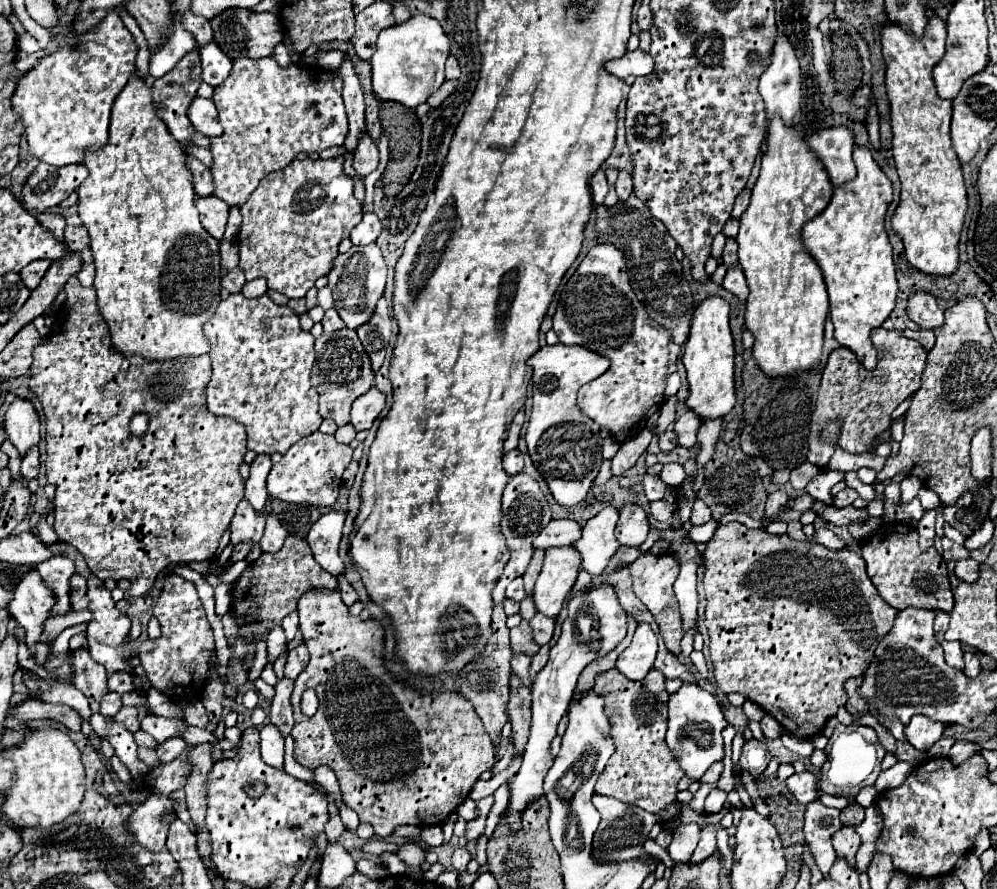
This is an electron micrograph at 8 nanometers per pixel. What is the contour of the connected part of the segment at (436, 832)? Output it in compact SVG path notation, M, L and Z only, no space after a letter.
M434 825L434 827L426 827L422 829L422 835L420 839L429 847L438 847L443 843L443 832L440 825Z

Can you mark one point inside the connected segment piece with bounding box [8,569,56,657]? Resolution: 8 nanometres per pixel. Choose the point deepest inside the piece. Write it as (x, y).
(33, 600)

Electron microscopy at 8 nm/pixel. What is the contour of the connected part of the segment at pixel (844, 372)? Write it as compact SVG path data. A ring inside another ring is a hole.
M874 329L872 343L878 351L878 365L874 371L866 371L856 355L846 349L838 347L830 353L826 369L822 373L822 385L818 395L818 405L812 415L810 423L810 451L808 461L826 469L836 445L850 451L850 453L864 453L870 449L872 439L878 433L884 433L892 425L892 411L908 399L912 393L920 389L920 375L926 363L926 351L912 339L906 339L898 331ZM828 421L840 421L840 435L836 441L820 441L820 431Z

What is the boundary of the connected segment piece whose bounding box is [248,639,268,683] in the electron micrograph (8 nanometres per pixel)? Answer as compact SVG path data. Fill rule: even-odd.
M260 639L260 641L256 641L254 645L256 645L256 657L254 657L252 669L250 669L250 673L248 673L248 681L250 681L250 683L254 683L256 679L260 679L260 673L264 671L266 663L268 663L268 657L266 657L266 641Z

